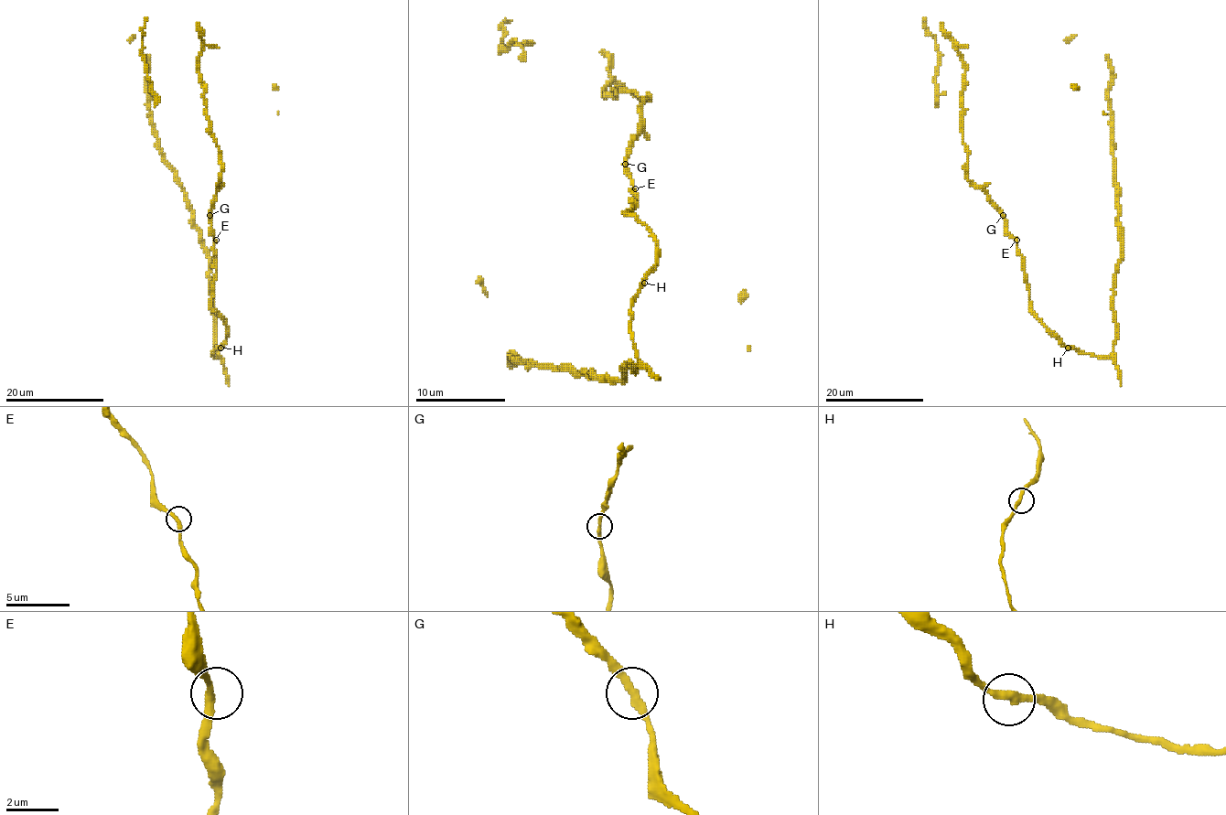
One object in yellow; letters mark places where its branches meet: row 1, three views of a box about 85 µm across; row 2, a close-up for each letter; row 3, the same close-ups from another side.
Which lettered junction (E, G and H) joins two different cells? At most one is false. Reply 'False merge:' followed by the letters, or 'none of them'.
False merge: none of them

